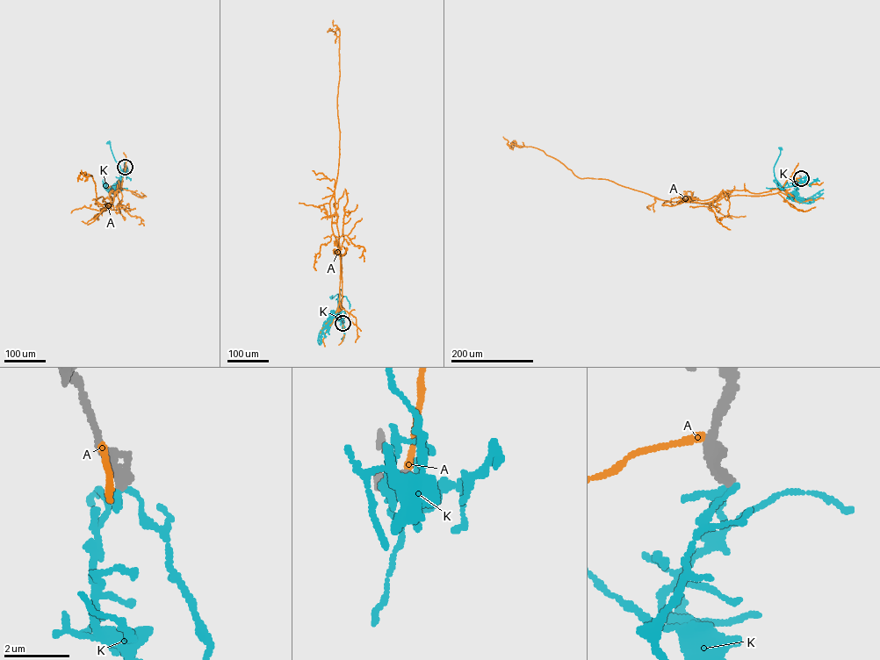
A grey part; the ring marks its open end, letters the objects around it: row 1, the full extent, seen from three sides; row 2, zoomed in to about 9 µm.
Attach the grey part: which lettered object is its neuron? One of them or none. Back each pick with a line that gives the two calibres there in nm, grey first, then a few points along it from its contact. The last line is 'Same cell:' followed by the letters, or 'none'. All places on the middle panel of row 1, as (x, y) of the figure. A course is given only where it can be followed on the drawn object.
Same cell: none

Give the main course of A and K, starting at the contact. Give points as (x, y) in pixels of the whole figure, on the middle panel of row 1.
A: (342, 322), (345, 312), (339, 302), (338, 248), (343, 247), (346, 250), (342, 255), (347, 248)
K: (342, 323), (338, 311), (342, 297), (337, 294), (331, 297)

